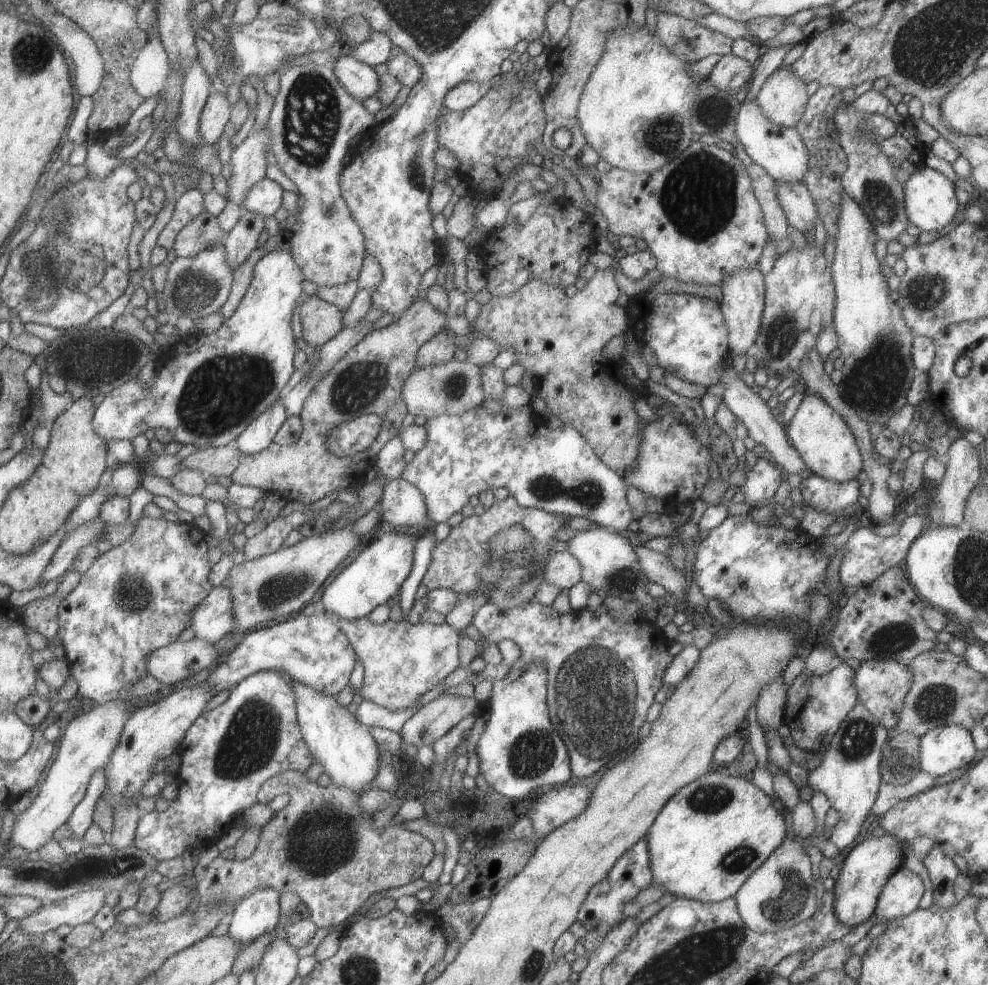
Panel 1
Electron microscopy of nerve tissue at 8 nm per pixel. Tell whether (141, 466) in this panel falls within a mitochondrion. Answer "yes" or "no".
no

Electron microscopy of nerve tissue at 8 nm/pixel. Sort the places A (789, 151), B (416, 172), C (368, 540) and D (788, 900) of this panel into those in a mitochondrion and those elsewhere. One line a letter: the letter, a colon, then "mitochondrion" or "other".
A: other
B: mitochondrion
C: other
D: mitochondrion

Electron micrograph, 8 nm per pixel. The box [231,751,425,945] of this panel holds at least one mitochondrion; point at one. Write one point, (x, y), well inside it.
(319, 841)

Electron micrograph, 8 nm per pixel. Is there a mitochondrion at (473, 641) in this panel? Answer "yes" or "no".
no

